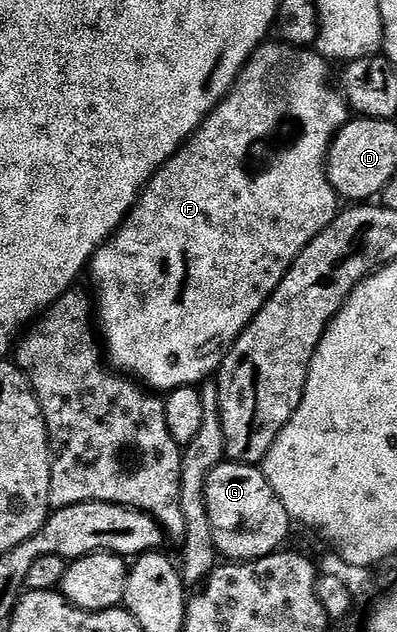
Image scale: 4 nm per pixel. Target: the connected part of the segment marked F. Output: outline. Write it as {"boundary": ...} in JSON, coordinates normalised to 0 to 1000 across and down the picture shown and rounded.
{"boundary":[[[680,63],[652,73],[620,97],[620,106],[562,161],[511,190],[504,204],[438,242],[436,250],[390,272],[305,361],[227,410],[222,440],[227,434],[237,445],[232,472],[242,479],[242,516],[262,536],[264,565],[290,587],[345,601],[388,620],[499,611],[537,600],[549,590],[549,581],[569,568],[569,559],[625,519],[655,487],[665,487],[685,462],[695,462],[705,443],[715,443],[756,399],[766,399],[766,392],[776,392],[776,386],[786,386],[786,380],[796,380],[796,373],[806,373],[806,367],[816,367],[816,361],[826,361],[826,354],[836,354],[841,343],[856,337],[851,305],[821,282],[821,244],[831,237],[831,223],[856,201],[882,191],[887,176],[836,134],[831,109],[834,100],[791,76],[725,73],[708,63]]]}

